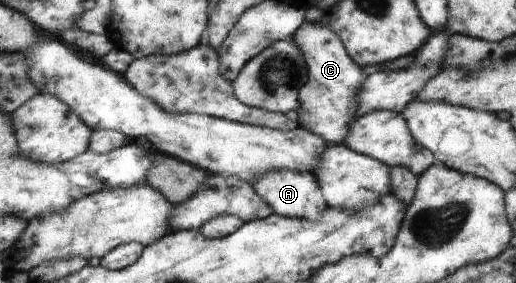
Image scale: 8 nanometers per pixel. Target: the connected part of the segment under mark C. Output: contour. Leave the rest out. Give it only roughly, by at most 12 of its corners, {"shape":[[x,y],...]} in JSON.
{"shape":[[329,27],[292,39],[308,69],[294,116],[333,146],[367,75]]}

